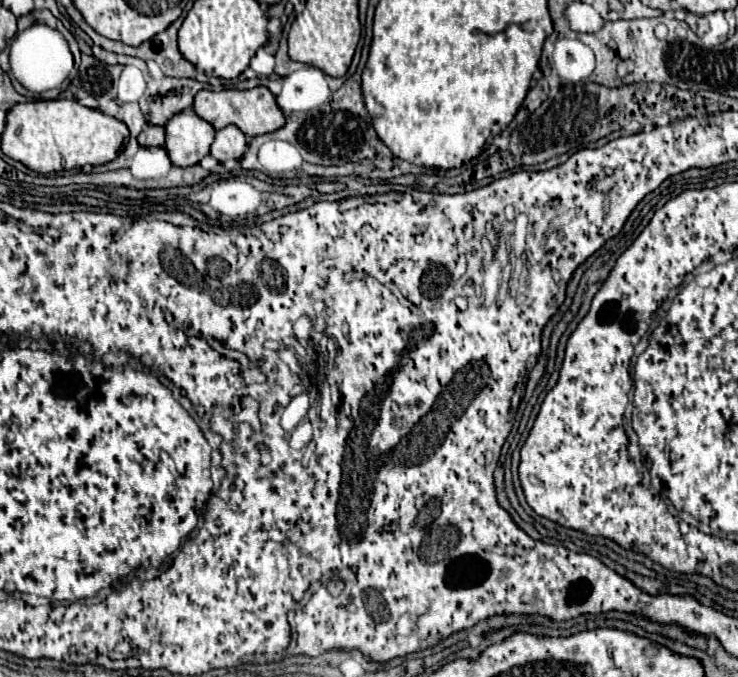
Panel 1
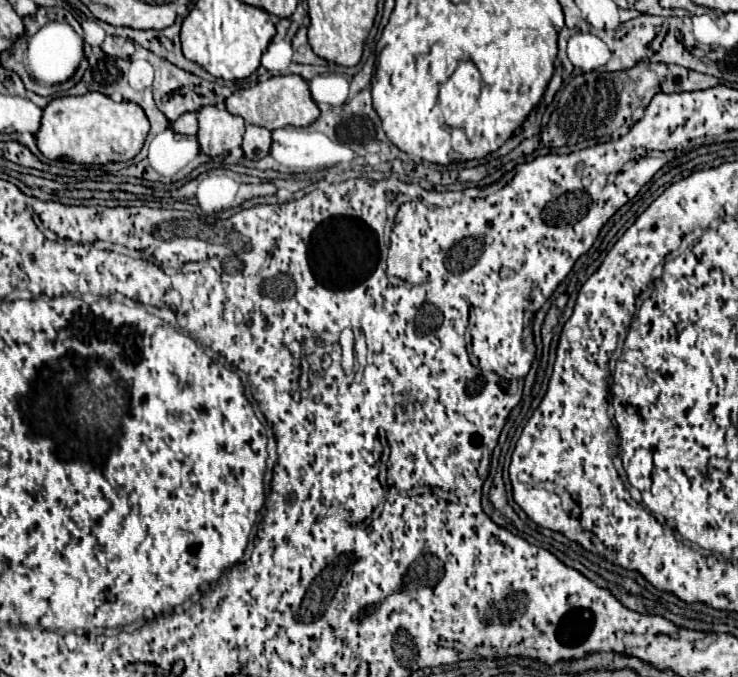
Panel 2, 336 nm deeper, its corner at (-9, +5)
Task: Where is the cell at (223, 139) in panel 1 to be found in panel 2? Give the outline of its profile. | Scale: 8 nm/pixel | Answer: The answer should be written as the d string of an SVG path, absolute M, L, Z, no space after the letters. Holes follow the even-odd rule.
M247 126L243 136L243 152L249 160L261 160L271 150L271 132L261 126Z

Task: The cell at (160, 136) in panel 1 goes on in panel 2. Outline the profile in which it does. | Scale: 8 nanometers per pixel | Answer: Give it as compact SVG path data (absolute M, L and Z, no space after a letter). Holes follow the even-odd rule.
M183 114L183 116L179 116L173 124L171 124L171 128L175 130L175 132L179 132L179 134L197 134L197 114Z

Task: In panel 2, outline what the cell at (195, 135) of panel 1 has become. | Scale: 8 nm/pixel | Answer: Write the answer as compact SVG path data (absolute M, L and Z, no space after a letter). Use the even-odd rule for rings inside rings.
M205 106L197 114L199 114L197 140L203 154L221 156L241 146L245 134L245 120L241 116L233 116L225 108L215 106Z

